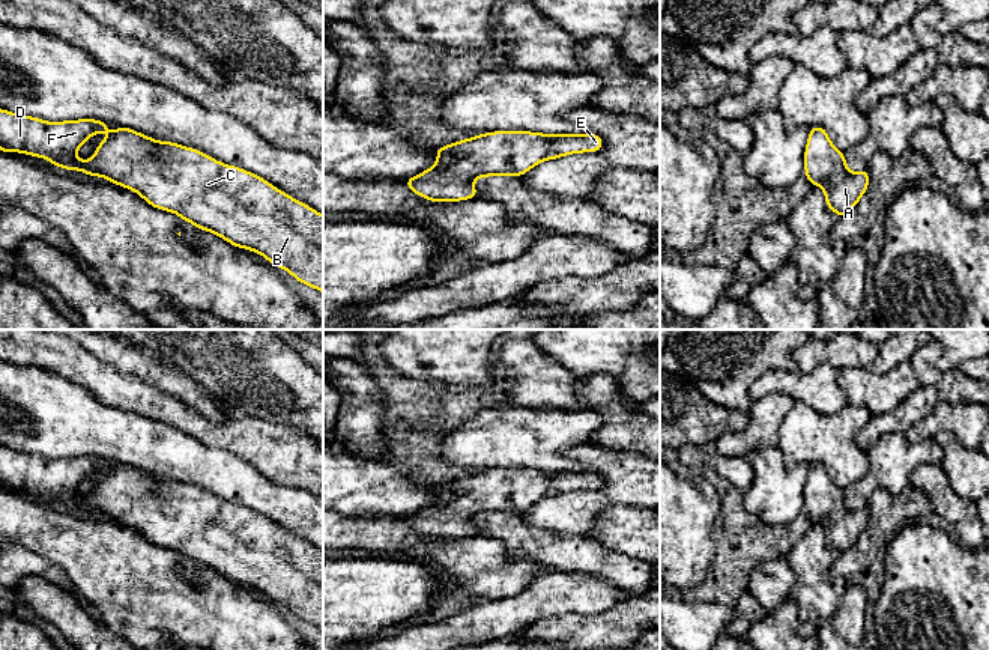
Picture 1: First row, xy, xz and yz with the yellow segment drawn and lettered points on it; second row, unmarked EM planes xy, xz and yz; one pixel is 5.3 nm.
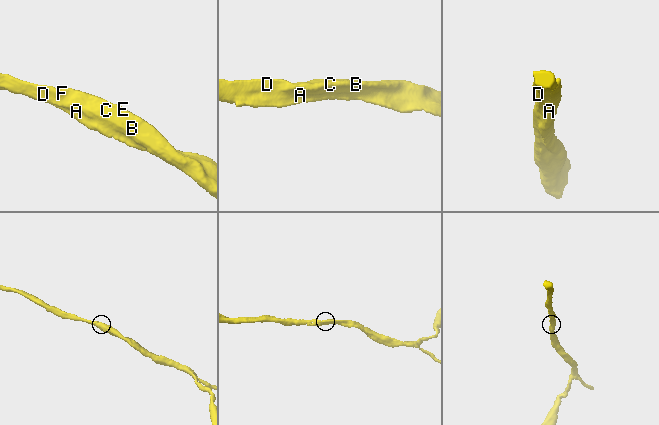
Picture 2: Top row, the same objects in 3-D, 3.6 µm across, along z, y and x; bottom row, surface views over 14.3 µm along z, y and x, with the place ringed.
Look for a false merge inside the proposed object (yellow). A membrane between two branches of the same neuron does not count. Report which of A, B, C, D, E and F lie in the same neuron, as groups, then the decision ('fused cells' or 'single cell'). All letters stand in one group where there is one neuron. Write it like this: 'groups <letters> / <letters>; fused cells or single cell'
groups A B C D E F; single cell

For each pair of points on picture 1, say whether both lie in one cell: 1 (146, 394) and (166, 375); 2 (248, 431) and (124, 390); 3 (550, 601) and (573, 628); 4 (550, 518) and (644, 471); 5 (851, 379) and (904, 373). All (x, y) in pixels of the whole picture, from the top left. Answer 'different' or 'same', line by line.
1: different
2: same
3: different
4: same
5: same

